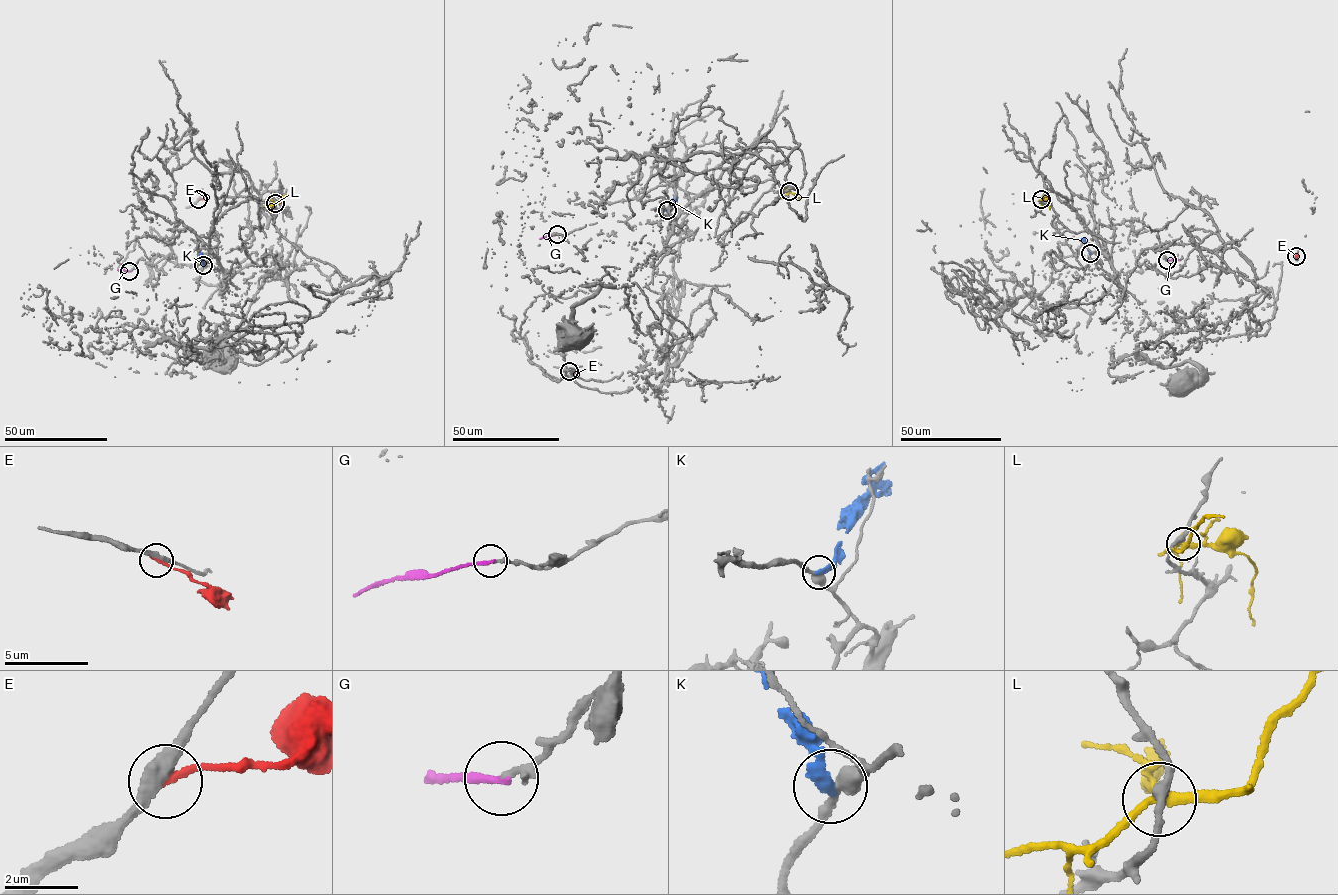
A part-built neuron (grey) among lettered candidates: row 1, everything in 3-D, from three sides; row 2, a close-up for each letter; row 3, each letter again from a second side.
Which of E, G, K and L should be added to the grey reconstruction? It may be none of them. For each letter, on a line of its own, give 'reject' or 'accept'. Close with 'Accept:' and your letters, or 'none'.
E: reject
G: reject
K: reject
L: accept
Accept: L

